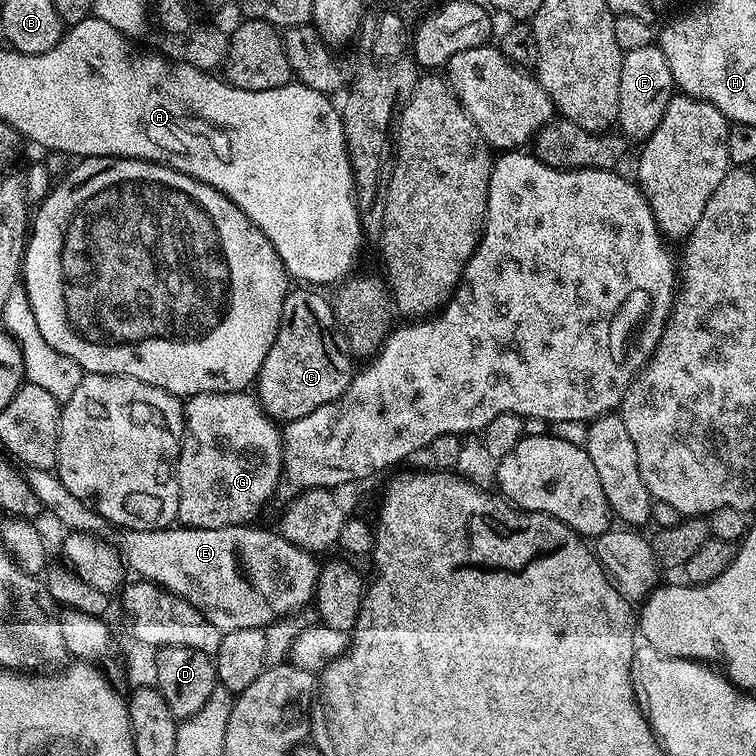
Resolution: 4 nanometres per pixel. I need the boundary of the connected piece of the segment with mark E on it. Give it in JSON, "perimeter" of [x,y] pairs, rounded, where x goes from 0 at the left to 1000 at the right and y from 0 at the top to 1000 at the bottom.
{"perimeter":[[[306,693],[298,698],[246,698],[242,696],[224,696],[221,698],[197,698],[194,701],[169,701],[163,705],[160,714],[156,714],[156,722],[161,739],[171,753],[175,751],[181,758],[181,763],[189,765],[213,778],[218,783],[228,783],[231,788],[238,788],[246,796],[251,796],[265,811],[278,823],[283,823],[283,828],[288,828],[292,837],[304,833],[315,833],[316,831],[348,831],[353,832],[354,827],[365,820],[373,820],[377,815],[384,815],[402,807],[402,803],[414,798],[418,786],[418,767],[423,762],[425,747],[418,746],[419,737],[414,731],[399,728],[394,722],[389,722],[389,717],[384,717],[377,709],[370,708],[369,702],[360,701],[352,704],[347,698],[333,698],[339,696],[319,696],[316,693]]]}

